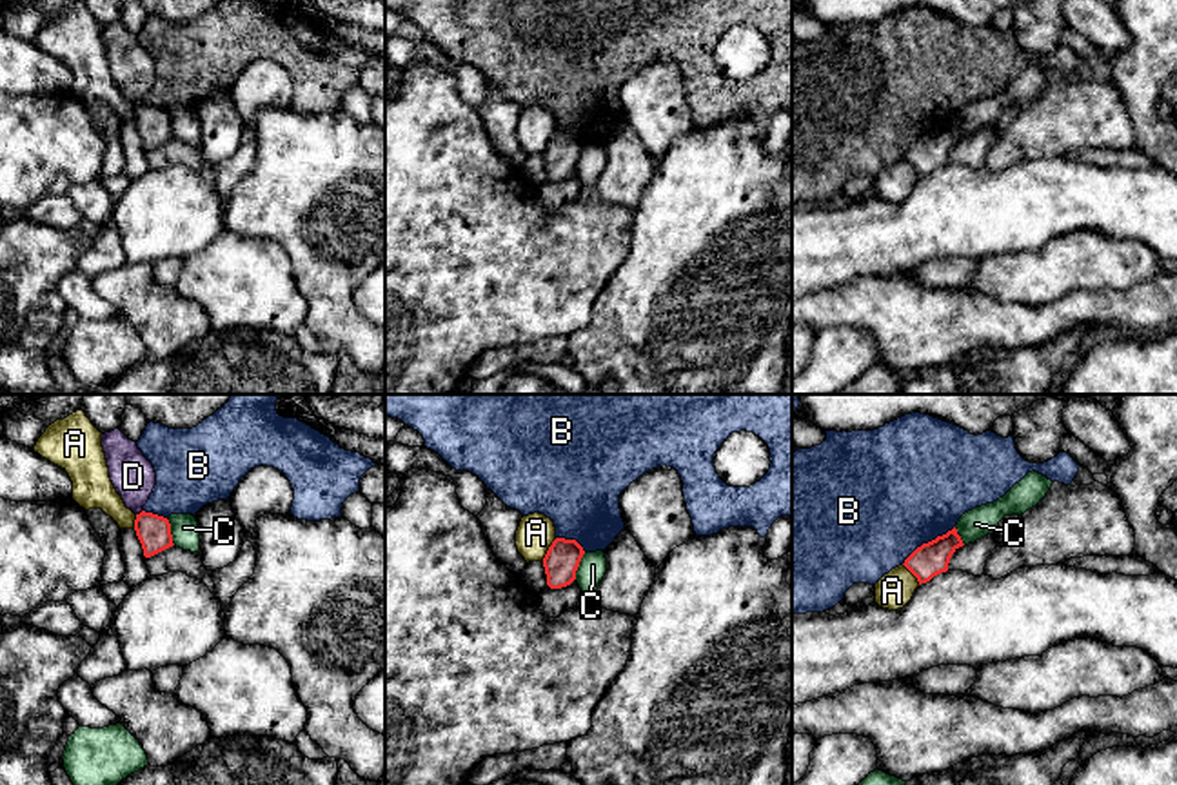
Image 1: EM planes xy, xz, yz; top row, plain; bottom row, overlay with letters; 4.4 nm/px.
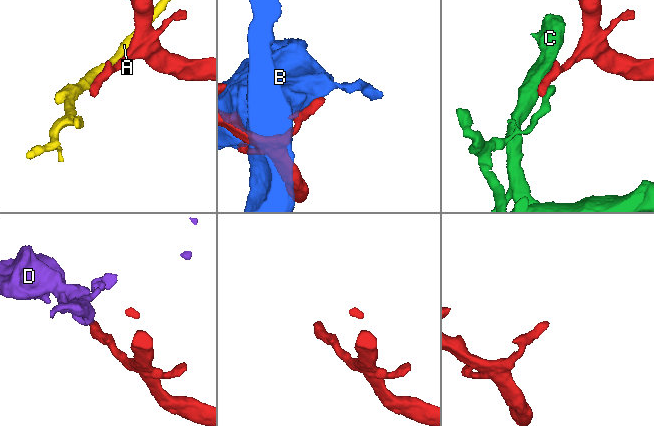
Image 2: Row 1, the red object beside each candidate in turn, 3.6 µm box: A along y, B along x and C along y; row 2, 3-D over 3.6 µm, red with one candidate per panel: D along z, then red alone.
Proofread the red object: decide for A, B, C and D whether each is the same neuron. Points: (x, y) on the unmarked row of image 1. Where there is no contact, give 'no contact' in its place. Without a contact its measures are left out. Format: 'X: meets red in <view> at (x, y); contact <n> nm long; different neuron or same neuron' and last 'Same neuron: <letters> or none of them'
A: meets red in xz at (549, 142); contact 120 nm long; different neuron
B: meets red in yz at (929, 135); contact 300 nm long; different neuron
C: meets red in xy at (169, 124); contact 130 nm long; different neuron
D: meets red in xy at (140, 106); contact 40 nm long; different neuron
Same neuron: none of them

